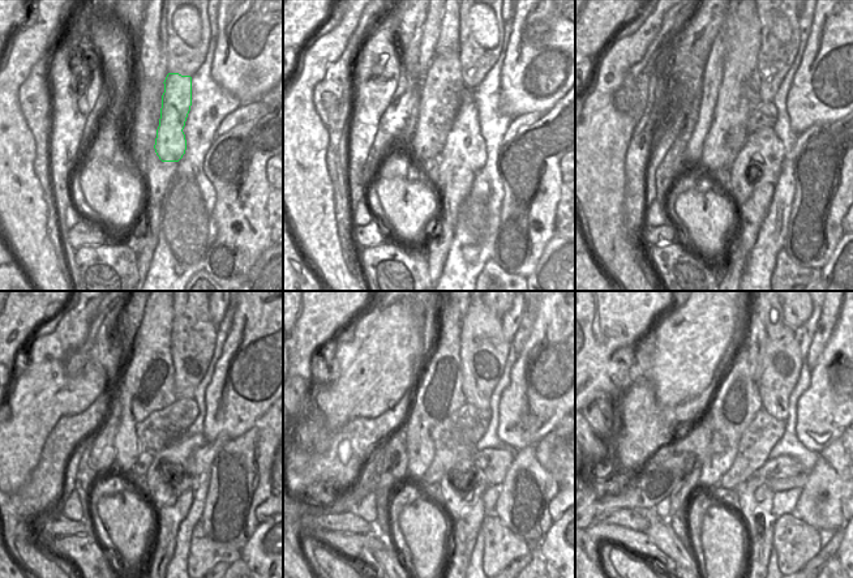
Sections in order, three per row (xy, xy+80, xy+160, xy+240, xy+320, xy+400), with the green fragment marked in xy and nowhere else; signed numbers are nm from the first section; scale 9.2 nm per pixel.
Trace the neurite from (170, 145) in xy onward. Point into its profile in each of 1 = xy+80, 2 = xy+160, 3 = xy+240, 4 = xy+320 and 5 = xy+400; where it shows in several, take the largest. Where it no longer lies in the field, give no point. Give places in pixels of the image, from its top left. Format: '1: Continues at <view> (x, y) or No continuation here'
1: Continues at xy+80 (464, 149)
2: Continues at xy+160 (763, 150)
3: Continues at xy+240 (163, 489)
4: Continues at xy+320 (459, 496)
5: Continues at xy+400 (754, 506)

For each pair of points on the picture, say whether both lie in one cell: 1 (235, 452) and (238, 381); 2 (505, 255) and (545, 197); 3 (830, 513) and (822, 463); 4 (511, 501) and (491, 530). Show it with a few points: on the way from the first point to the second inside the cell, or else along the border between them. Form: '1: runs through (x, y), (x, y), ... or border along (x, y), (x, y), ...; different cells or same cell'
1: border along (258, 418), (247, 431), (228, 439); different cells
2: runs through (519, 240), (531, 212); same cell
3: runs through (830, 501), (830, 493), (823, 487), (822, 475); same cell
4: border along (493, 514), (522, 539); different cells

